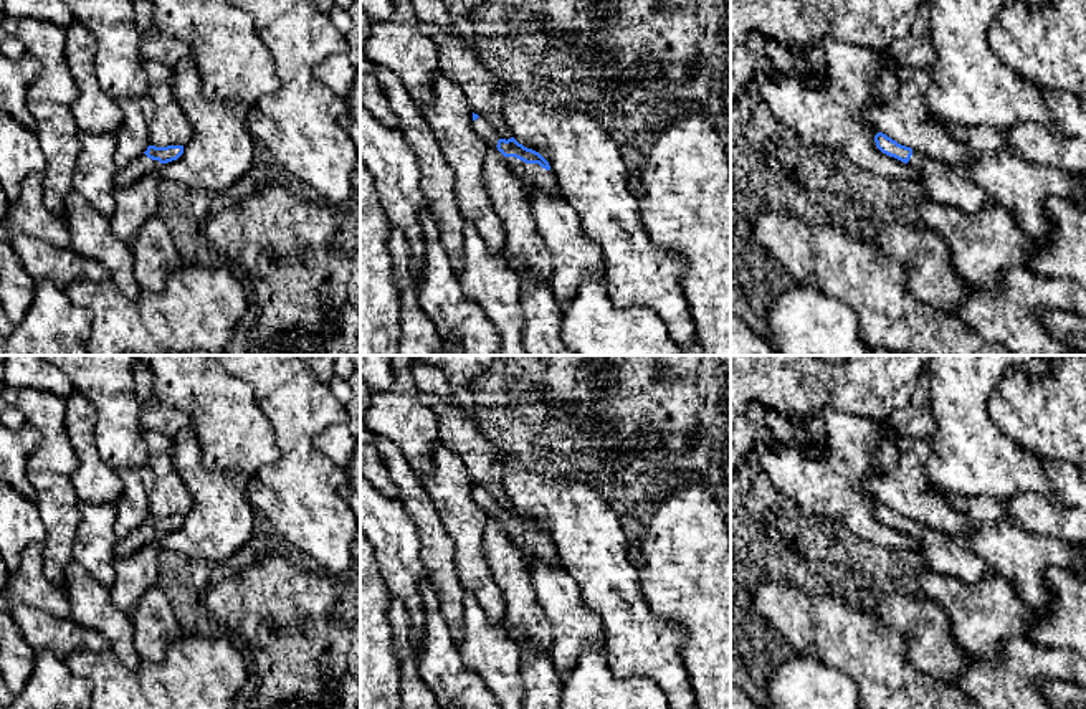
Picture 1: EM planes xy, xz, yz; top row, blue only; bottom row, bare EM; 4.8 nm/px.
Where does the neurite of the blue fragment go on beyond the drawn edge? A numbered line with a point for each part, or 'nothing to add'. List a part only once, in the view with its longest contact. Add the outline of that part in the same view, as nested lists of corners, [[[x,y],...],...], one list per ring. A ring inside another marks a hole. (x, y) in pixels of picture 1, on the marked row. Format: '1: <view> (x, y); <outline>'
1: xz (533, 177); [[[503,155],[503,159],[519,178],[527,198],[531,198],[534,190],[542,190],[547,195],[559,195],[552,170],[545,170],[539,164],[526,164],[516,157]]]

